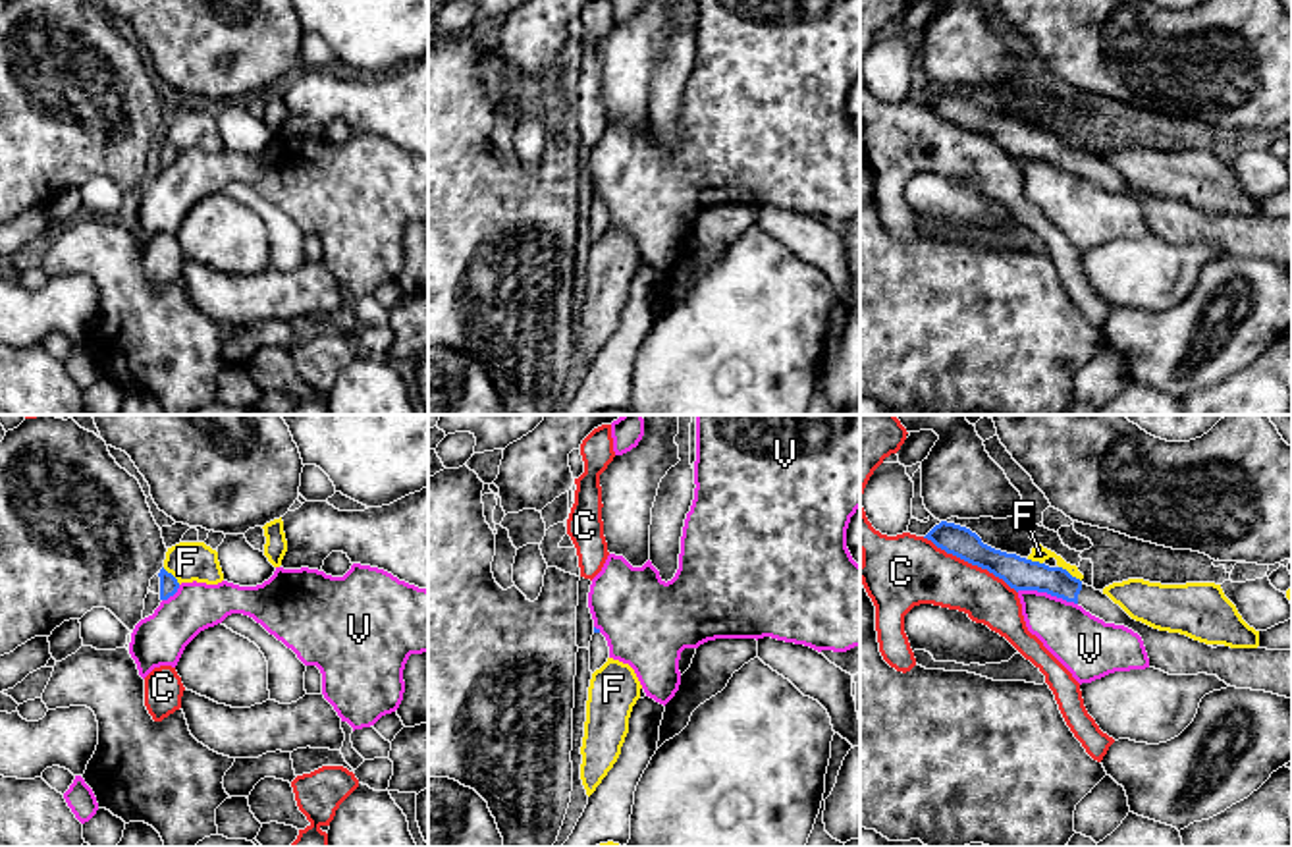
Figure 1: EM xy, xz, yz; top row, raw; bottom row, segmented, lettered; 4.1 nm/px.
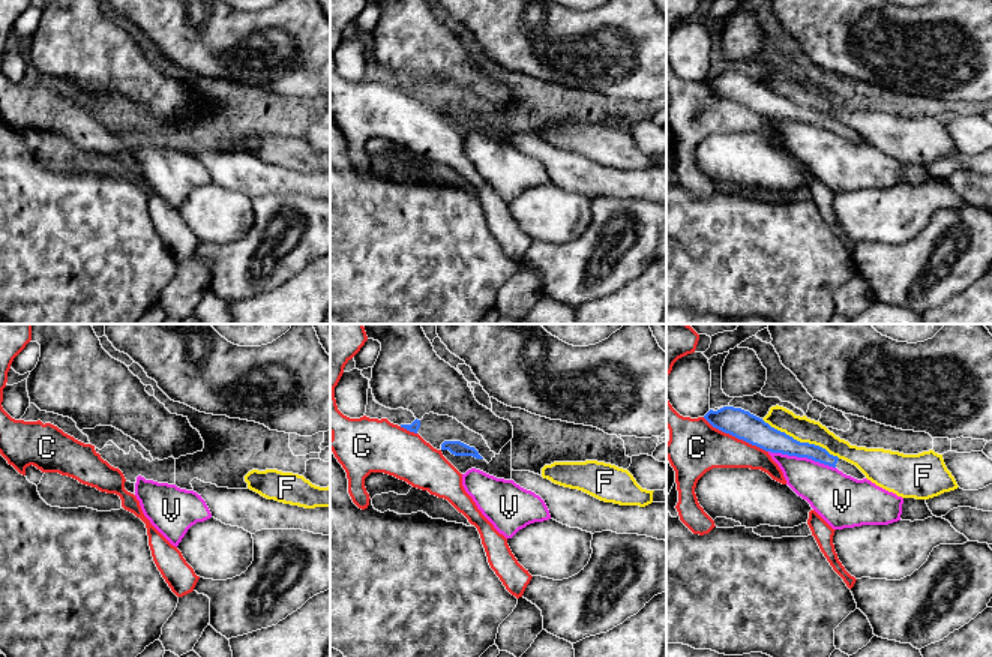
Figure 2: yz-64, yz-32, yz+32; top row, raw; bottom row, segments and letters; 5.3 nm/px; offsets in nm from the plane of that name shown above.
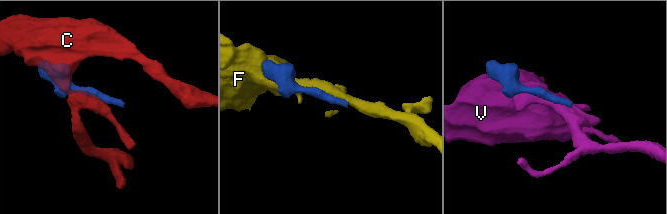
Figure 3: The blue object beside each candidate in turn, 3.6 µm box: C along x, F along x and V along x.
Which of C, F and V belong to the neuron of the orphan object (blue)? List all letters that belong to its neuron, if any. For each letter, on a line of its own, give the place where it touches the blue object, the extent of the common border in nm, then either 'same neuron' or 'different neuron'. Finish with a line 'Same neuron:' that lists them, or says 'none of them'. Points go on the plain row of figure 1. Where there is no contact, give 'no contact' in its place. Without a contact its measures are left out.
C: yz (970, 130) | 460 nm | different neuron
F: yz (1069, 141) | 120 nm | different neuron
V: yz (1048, 161) | 260 nm | different neuron
Same neuron: none of them

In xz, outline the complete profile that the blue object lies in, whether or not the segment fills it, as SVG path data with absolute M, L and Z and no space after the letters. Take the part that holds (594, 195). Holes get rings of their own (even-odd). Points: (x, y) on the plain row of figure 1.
M594 195L594 203L590 208L590 239L594 241L596 237L600 237L607 226L609 226L609 214L606 205L600 201L600 197Z

